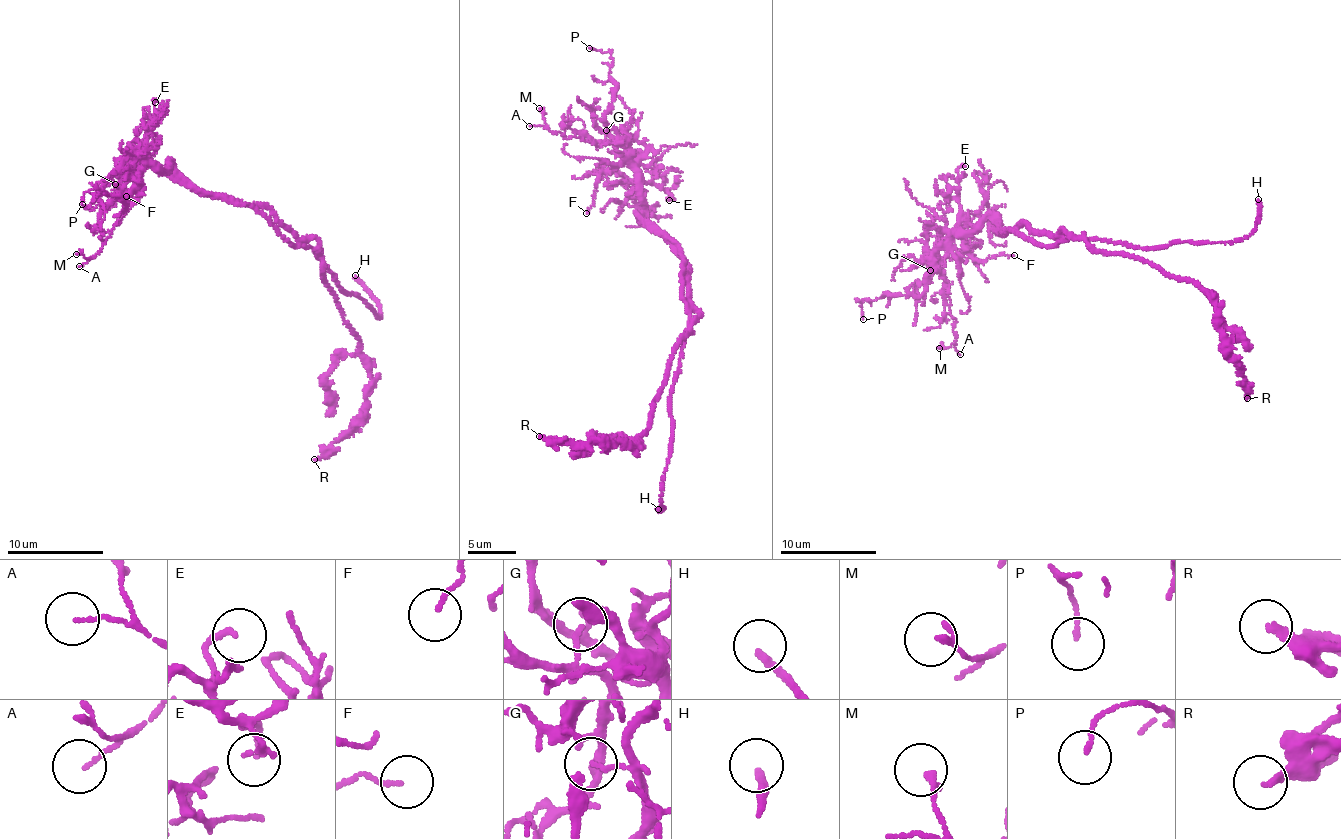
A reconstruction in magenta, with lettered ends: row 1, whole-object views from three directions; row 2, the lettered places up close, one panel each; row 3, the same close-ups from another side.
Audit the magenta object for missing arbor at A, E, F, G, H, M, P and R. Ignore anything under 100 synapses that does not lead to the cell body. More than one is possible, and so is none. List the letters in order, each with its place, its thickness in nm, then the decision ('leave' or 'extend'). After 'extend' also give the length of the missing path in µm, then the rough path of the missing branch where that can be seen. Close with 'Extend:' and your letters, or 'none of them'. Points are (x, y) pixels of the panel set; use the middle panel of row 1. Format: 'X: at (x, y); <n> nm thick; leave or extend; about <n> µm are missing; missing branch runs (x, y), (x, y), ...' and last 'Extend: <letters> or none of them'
A: at (529, 126); 80 nm thick; leave
E: at (669, 200); 100 nm thick; leave
F: at (586, 213); 110 nm thick; leave
G: at (606, 130); 110 nm thick; leave
H: at (658, 509); 200 nm thick; extend; about 10 µm are missing; missing branch runs (658, 509), (669, 484), (679, 482)
M: at (539, 108); 160 nm thick; leave
P: at (589, 48); 110 nm thick; leave
R: at (539, 436); 220 nm thick; leave
Extend: H

